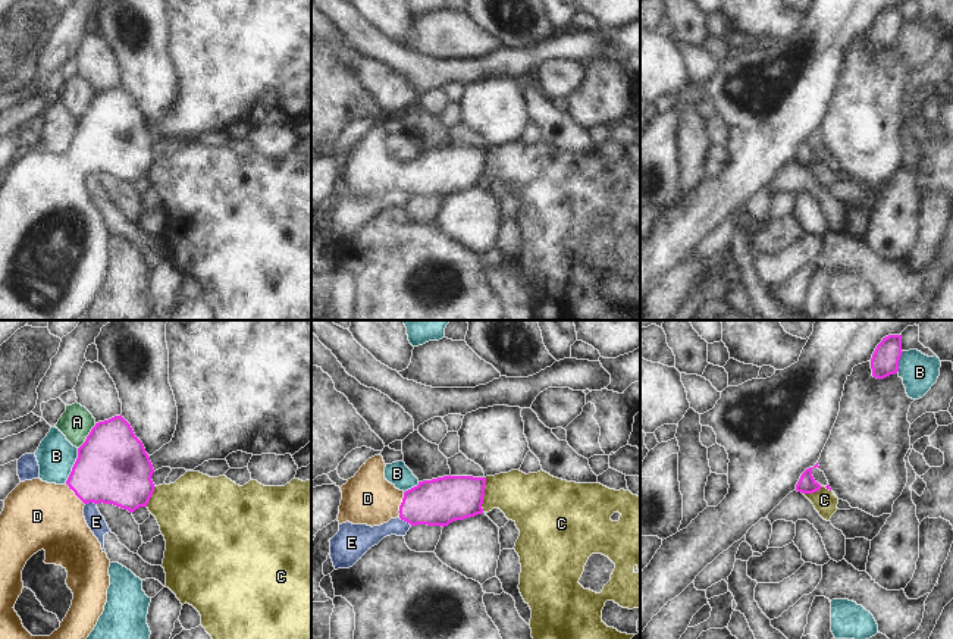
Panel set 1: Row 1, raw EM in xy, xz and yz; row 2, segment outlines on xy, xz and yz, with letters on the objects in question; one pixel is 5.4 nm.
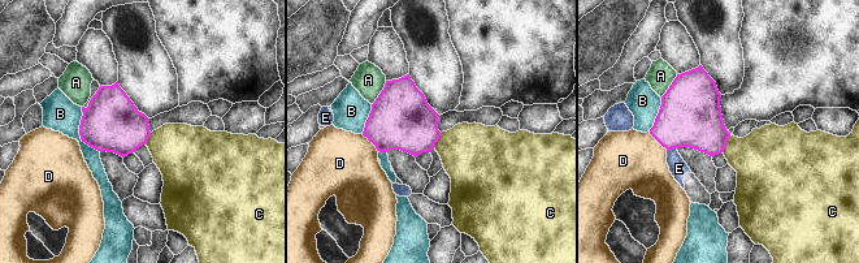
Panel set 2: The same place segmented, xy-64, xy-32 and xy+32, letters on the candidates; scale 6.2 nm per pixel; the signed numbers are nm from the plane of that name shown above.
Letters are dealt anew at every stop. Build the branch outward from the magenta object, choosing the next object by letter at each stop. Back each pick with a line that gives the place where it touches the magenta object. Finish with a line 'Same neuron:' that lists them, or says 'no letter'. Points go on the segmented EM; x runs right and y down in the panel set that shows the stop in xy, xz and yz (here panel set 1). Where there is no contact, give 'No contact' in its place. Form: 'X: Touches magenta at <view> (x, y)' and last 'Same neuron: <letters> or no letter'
D: Touches magenta at xz (401, 504)
Same neuron: D

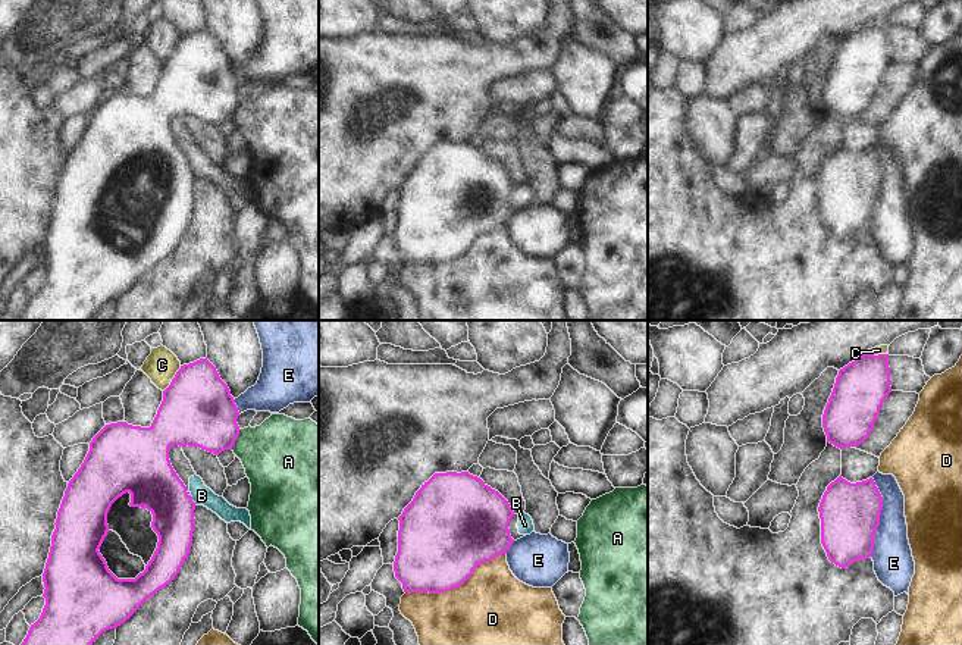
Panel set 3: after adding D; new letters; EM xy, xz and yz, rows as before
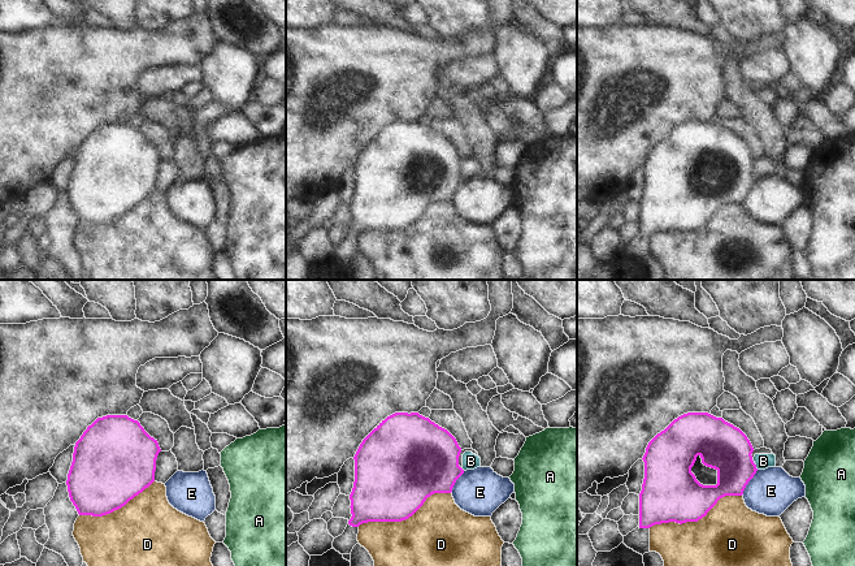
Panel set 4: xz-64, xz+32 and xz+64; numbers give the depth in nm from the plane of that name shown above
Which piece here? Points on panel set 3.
Same neuron: no letter

